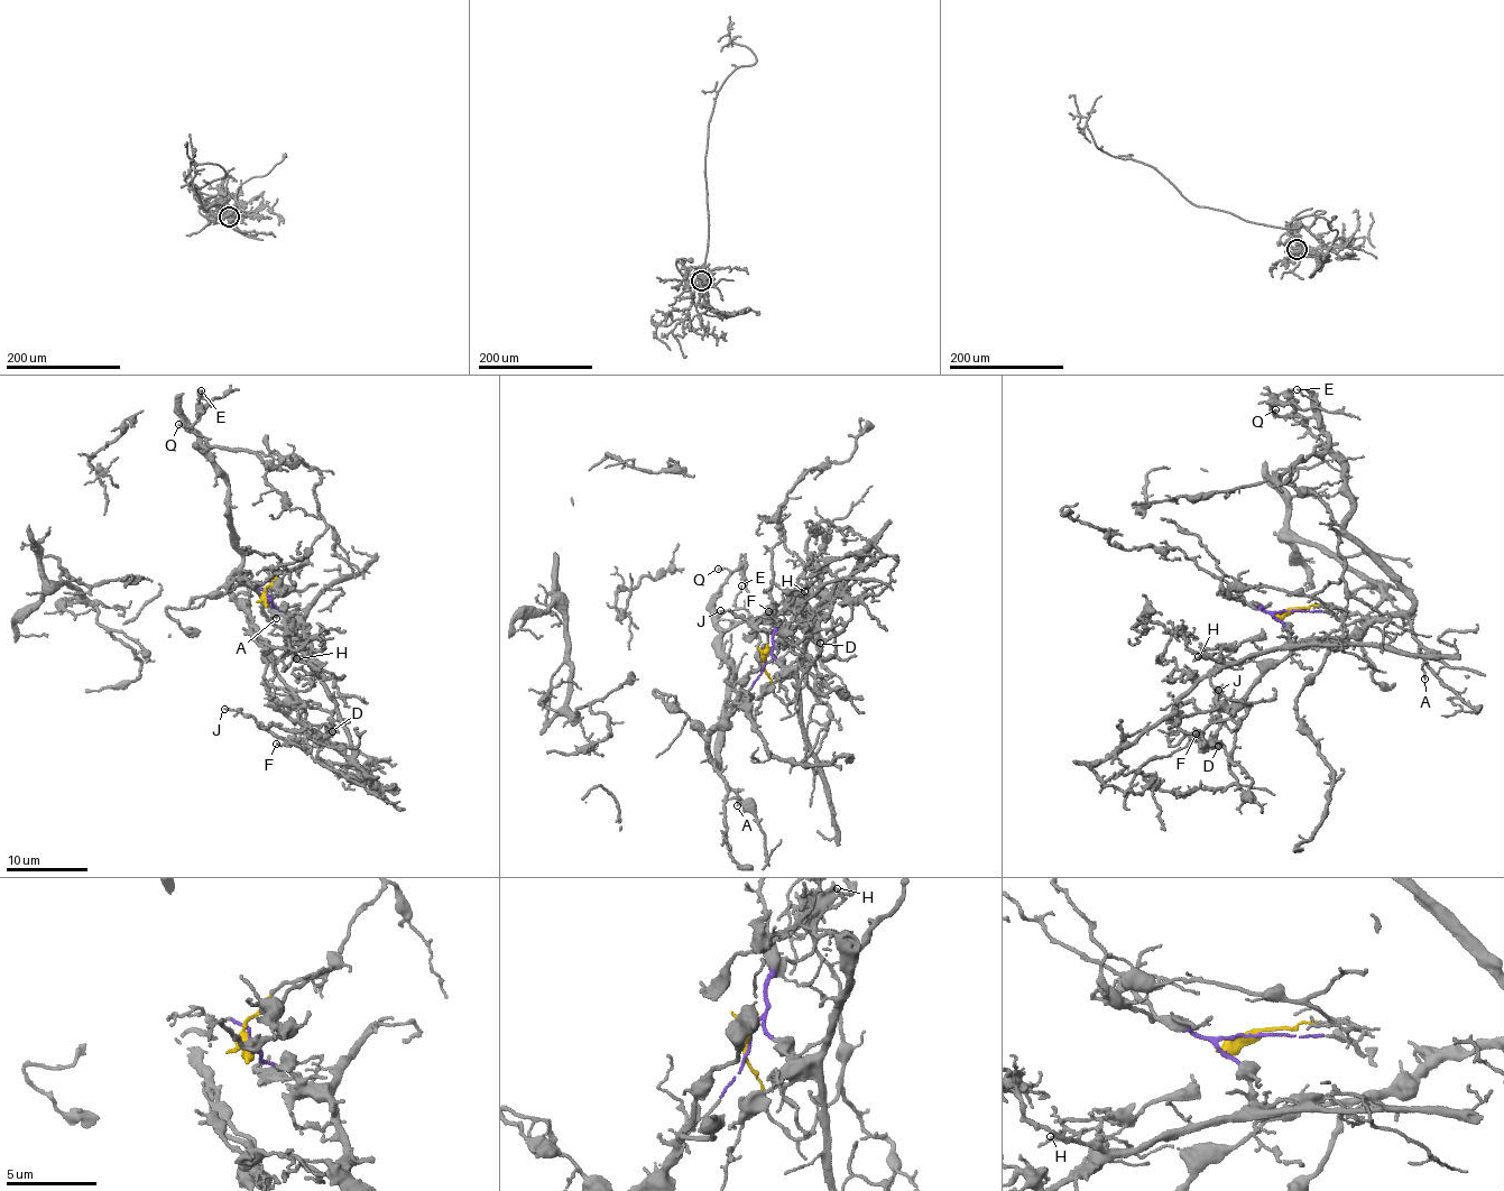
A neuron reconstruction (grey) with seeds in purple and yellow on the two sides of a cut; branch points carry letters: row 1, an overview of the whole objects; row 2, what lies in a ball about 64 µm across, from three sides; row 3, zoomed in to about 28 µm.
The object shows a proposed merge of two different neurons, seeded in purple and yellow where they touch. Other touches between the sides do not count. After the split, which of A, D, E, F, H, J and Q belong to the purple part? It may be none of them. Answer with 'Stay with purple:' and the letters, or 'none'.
Stay with purple: D, F, H, J

